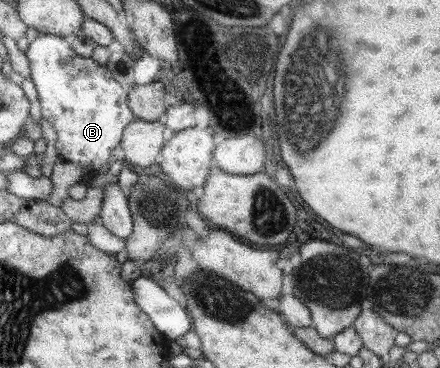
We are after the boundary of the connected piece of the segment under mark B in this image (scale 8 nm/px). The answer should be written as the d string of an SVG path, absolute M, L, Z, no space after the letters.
M40 34L30 44L27 54L33 68L32 77L39 91L39 99L43 108L43 118L51 123L58 134L57 146L62 160L68 160L74 164L80 164L87 173L82 180L90 180L92 177L103 173L102 168L108 164L108 158L123 140L124 129L136 120L134 112L129 107L129 96L123 86L114 80L107 65L96 62L94 57L84 58L80 56L71 39L57 36L56 34Z

